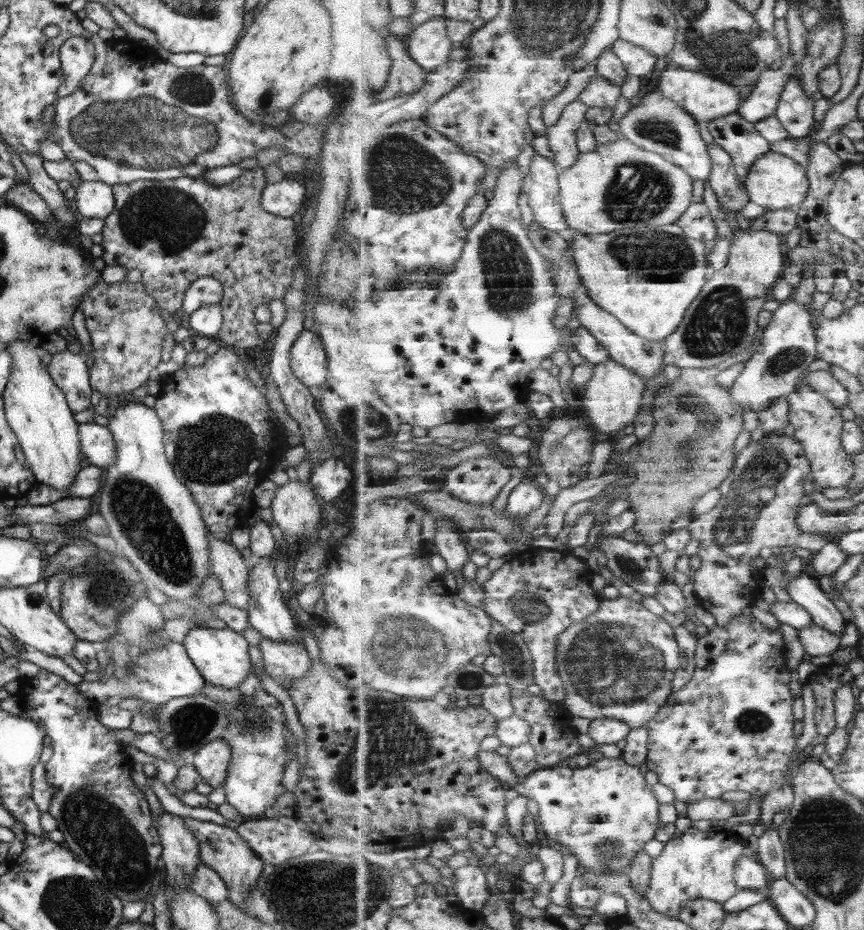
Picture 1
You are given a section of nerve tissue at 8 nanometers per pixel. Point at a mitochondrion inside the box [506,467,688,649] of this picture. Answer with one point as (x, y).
(634, 571)

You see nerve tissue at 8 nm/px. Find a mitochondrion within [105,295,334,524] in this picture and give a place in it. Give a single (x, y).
(215, 448)

